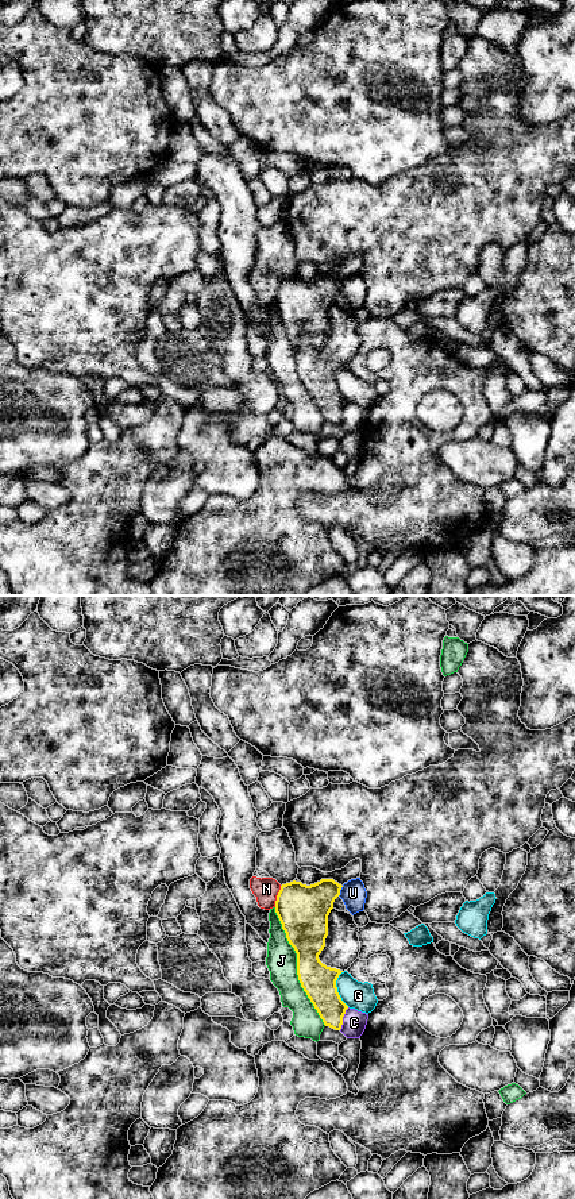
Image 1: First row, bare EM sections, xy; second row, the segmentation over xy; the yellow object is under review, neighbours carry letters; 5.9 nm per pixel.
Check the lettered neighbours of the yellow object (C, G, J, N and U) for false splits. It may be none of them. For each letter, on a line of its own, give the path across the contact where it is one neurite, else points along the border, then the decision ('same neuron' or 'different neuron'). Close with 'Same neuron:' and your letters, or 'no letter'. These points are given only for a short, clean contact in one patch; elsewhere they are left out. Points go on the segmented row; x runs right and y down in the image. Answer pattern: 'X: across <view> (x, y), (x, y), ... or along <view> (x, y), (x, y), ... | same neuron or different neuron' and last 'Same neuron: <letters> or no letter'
C: along xy (348, 1007), (339, 1029) | different neuron
G: different neuron
J: different neuron
N: along xy (281, 886), (274, 906) | different neuron
U: different neuron
Same neuron: no letter

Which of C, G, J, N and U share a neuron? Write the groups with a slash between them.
C / G / J / N / U

